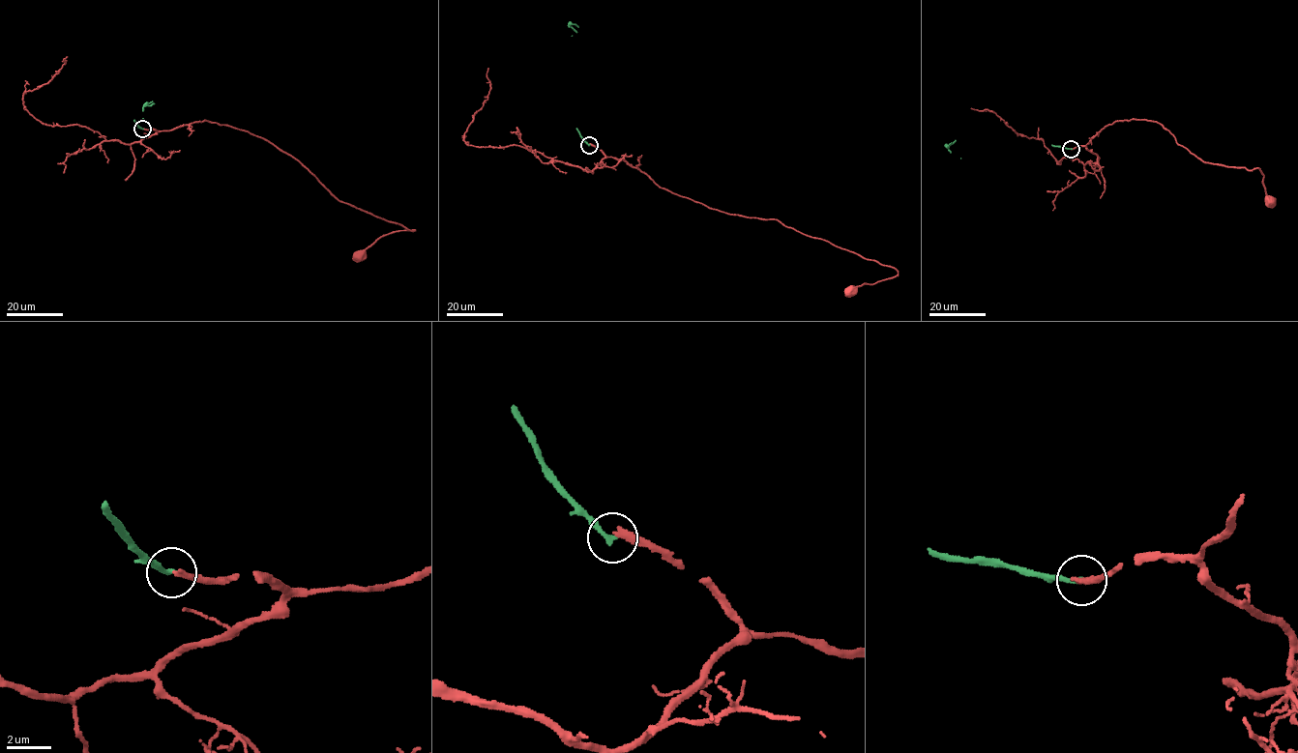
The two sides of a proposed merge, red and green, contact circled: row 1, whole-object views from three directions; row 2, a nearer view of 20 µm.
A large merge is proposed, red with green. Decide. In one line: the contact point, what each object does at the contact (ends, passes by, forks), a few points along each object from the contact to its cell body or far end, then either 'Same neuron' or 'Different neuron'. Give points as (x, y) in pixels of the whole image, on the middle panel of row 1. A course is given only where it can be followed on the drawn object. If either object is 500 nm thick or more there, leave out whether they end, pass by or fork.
Place: (589, 145). At the ring red ends. At the ring green ends. Course of red: (589, 144), (607, 157), (626, 160), (672, 192), (731, 215), (774, 218), (898, 272), (894, 276), (850, 290). Course of green: (589, 144), (576, 129), (569, 25), (577, 32). Different neuron

